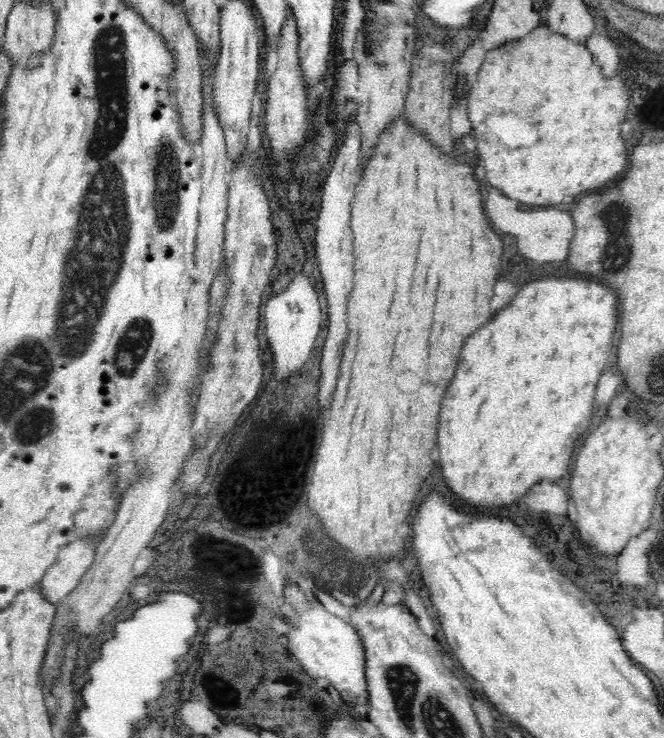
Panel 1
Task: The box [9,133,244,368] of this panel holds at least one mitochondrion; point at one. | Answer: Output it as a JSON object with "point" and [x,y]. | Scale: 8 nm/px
{"point":[166,199]}

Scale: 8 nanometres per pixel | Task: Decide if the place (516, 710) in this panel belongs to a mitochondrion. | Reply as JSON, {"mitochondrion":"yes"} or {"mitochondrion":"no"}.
{"mitochondrion":"no"}

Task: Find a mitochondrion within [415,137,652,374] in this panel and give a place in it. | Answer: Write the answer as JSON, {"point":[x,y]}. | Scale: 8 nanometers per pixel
{"point":[619,253]}

